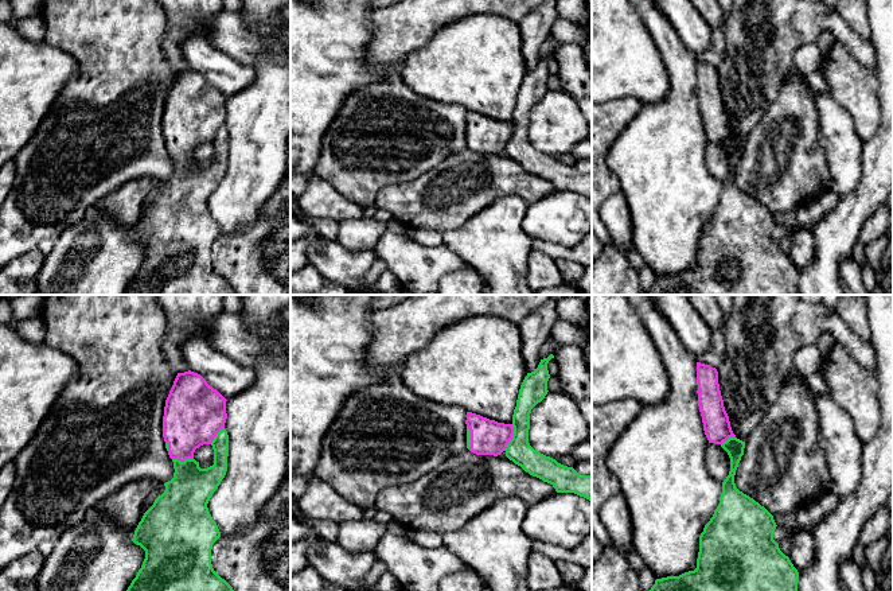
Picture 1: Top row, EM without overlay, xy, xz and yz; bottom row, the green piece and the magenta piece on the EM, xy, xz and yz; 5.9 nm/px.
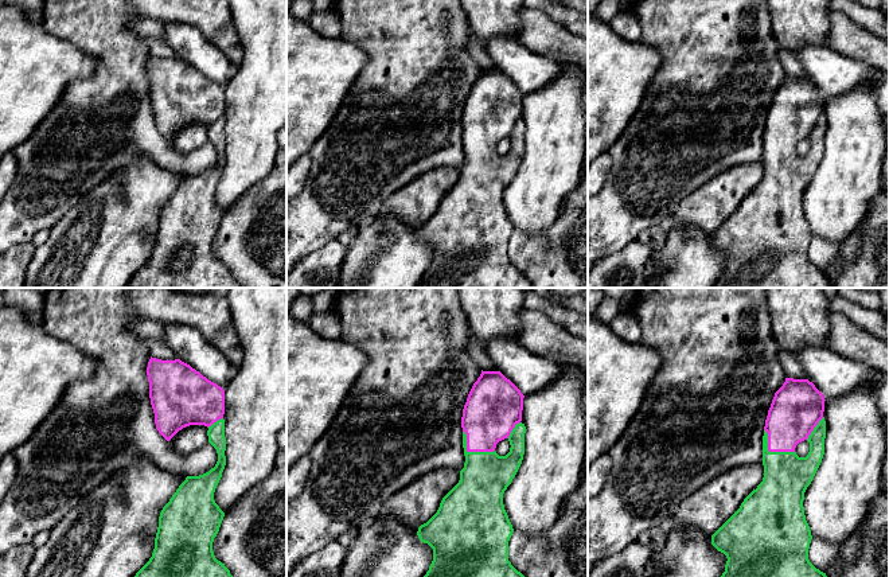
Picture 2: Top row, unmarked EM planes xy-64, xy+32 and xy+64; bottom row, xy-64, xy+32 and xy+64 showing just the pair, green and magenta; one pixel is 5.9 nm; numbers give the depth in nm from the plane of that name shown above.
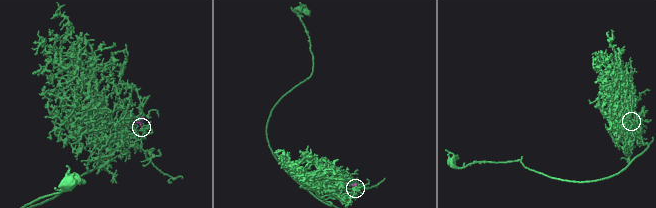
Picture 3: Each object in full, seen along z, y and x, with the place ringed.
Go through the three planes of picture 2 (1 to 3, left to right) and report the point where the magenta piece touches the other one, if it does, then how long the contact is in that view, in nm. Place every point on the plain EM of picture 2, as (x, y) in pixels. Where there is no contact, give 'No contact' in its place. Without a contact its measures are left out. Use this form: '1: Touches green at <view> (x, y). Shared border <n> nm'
1: Touches green at xy-64 (214, 121). Shared border 110 nm
2: Touches green at xy+32 (471, 151). Shared border 220 nm
3: Touches green at xy+64 (771, 151). Shared border 240 nm

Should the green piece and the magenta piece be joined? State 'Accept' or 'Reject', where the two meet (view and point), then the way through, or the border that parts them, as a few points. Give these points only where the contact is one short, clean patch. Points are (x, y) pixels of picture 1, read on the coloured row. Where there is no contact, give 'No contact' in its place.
Accept. Touches green at xz (513, 438)

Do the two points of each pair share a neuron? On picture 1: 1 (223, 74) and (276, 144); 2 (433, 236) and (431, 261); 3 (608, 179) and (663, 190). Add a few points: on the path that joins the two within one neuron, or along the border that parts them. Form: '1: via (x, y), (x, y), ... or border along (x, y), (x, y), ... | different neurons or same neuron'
1: border along (253, 66), (253, 80), (227, 98) | different neurons
2: border along (406, 234), (424, 245), (441, 244) | different neurons
3: border along (608, 152), (607, 166), (617, 177), (622, 190) | different neurons

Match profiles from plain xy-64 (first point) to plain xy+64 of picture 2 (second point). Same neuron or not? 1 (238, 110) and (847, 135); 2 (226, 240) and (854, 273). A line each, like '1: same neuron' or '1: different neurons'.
1: same neuron
2: same neuron

